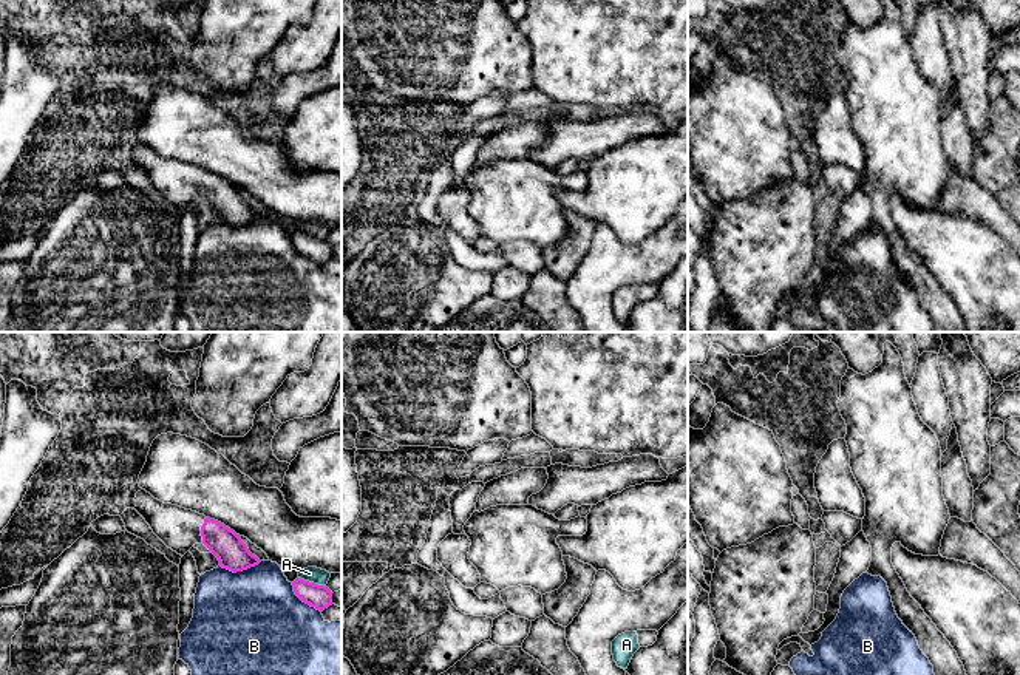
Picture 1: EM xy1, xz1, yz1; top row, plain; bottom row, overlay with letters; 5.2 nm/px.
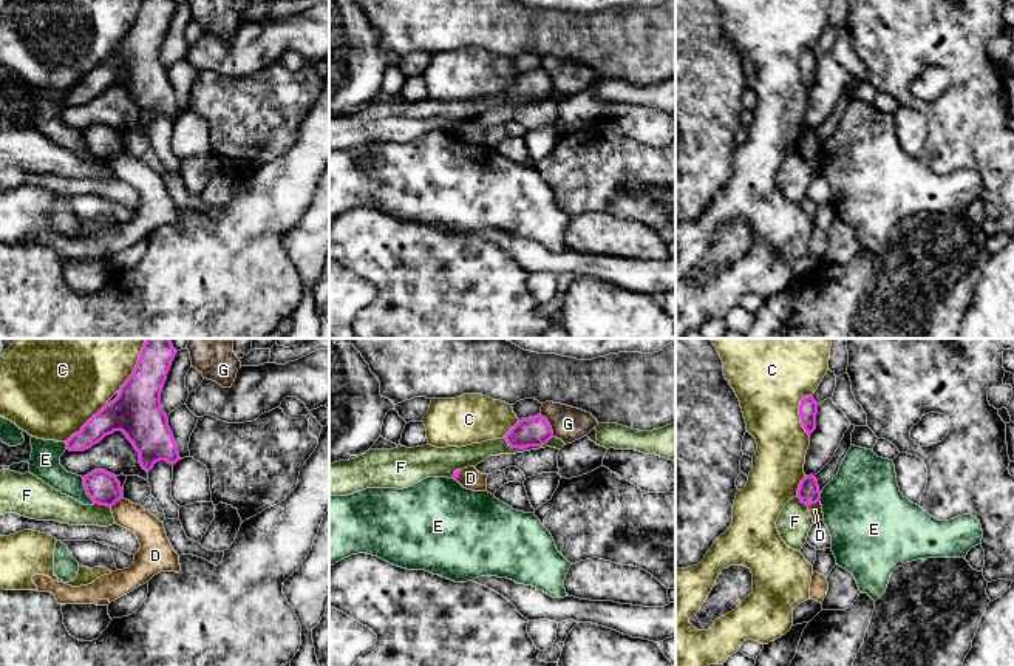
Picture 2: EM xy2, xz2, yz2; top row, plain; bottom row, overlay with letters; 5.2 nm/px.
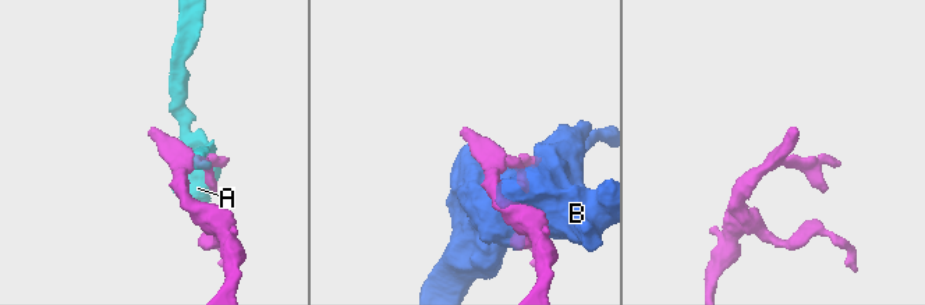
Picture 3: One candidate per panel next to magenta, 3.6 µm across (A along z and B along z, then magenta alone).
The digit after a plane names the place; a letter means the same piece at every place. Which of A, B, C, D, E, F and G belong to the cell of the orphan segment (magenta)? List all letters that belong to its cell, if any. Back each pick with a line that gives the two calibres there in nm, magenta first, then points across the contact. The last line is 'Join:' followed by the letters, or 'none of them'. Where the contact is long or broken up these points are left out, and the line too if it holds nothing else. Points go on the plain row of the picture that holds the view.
Join: none of them

